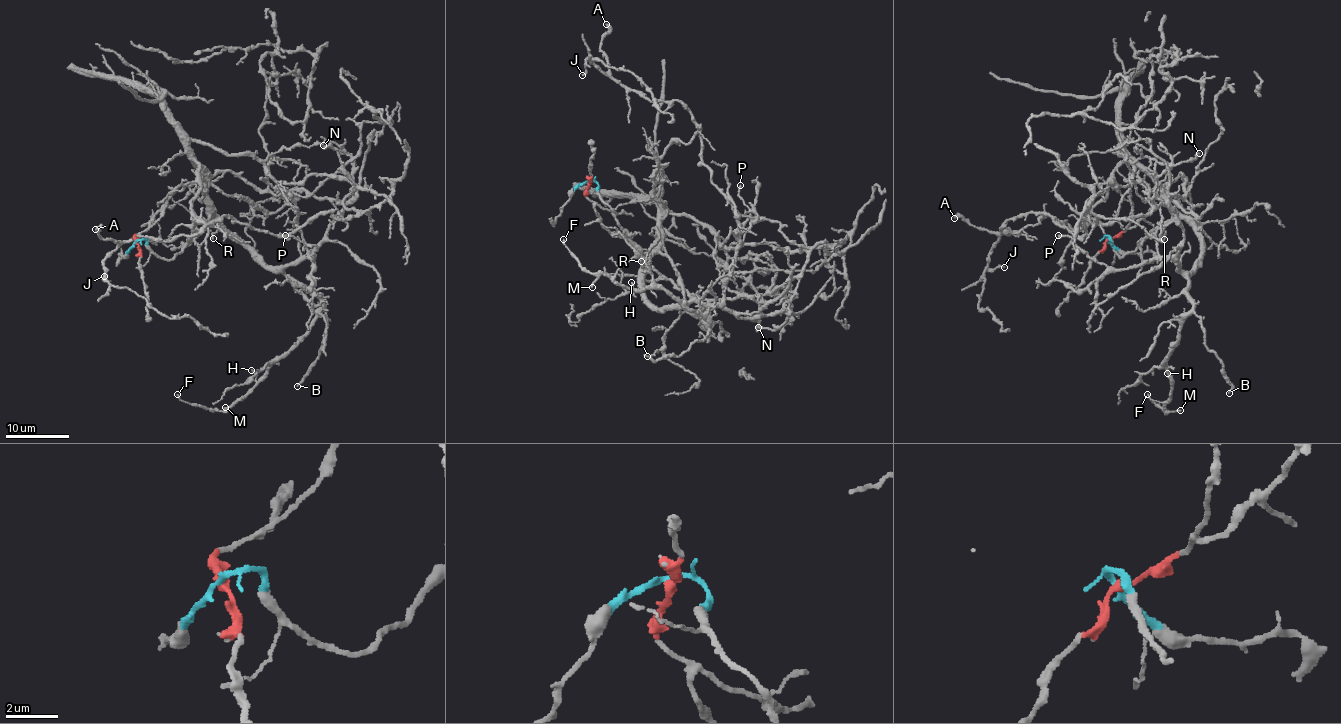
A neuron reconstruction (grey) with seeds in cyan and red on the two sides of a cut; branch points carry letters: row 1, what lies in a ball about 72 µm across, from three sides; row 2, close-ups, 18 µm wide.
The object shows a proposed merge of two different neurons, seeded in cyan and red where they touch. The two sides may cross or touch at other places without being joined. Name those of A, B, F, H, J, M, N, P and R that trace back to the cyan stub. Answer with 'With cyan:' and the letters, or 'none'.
With cyan: B, F, H, M, P, R

